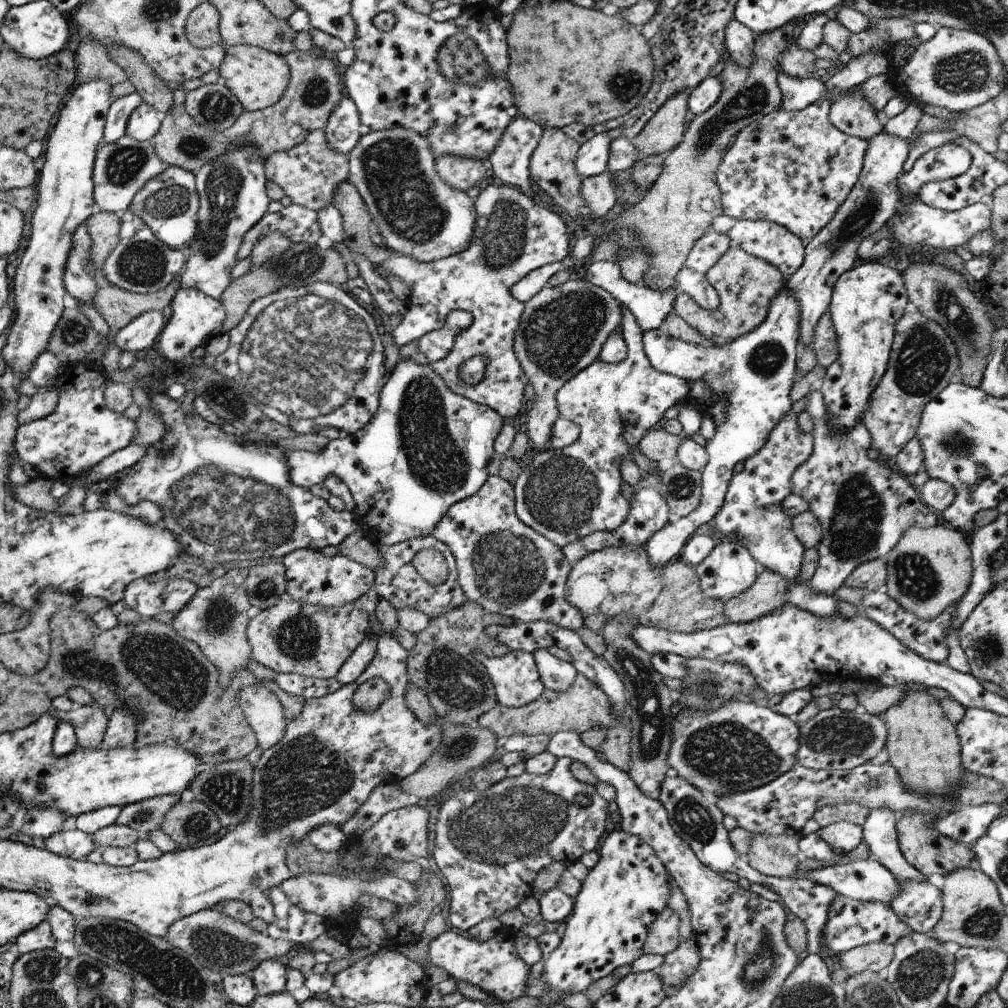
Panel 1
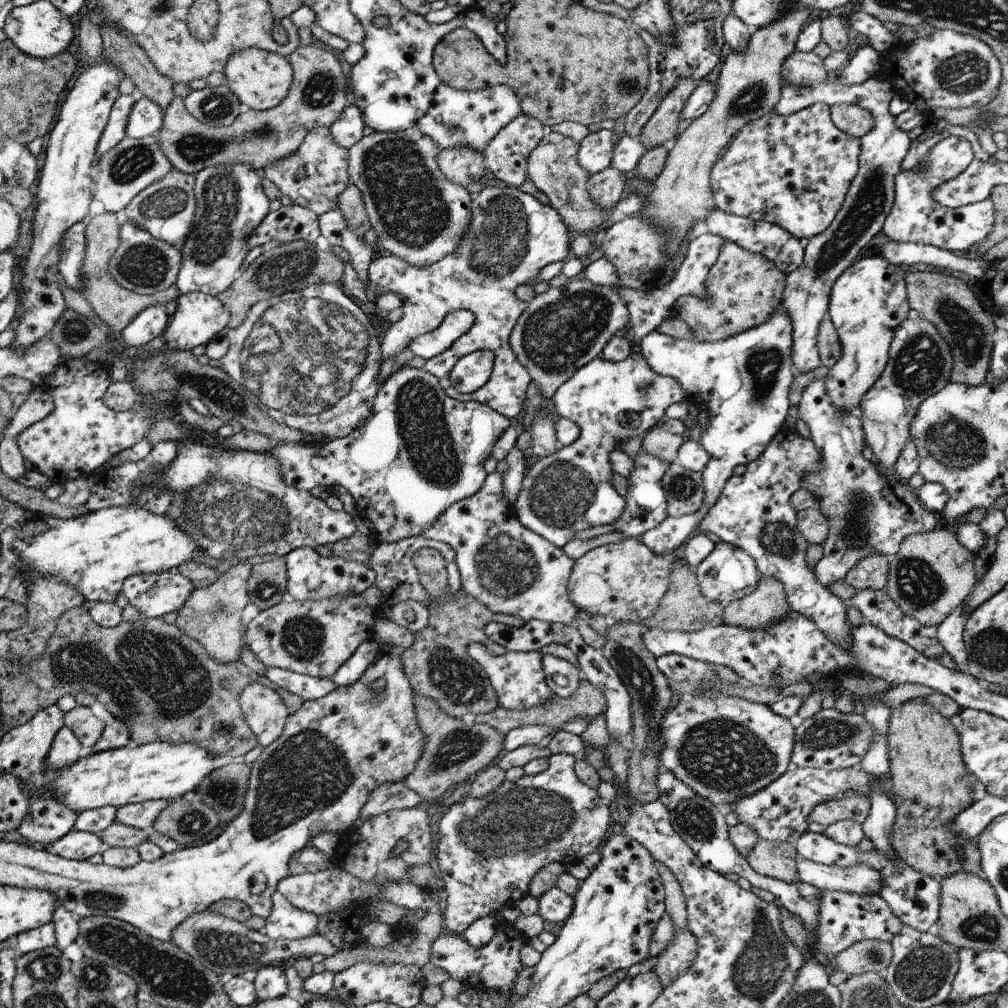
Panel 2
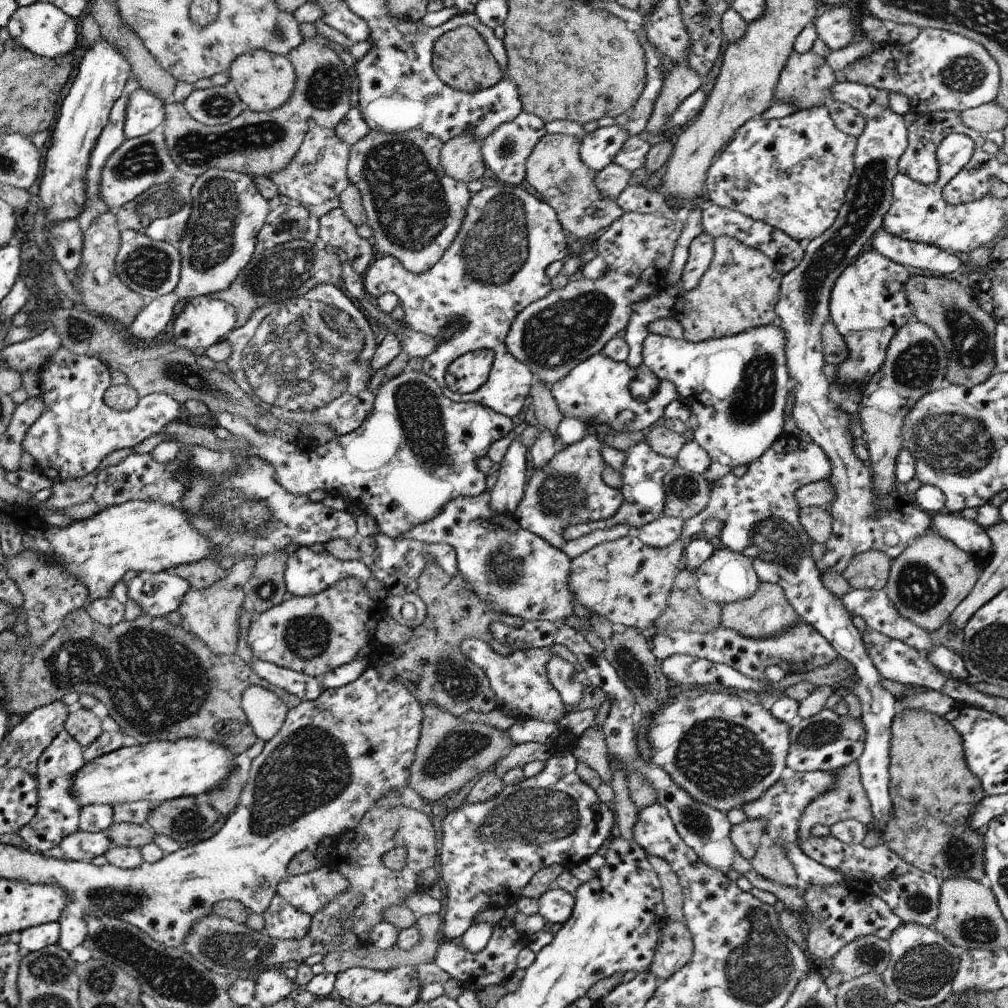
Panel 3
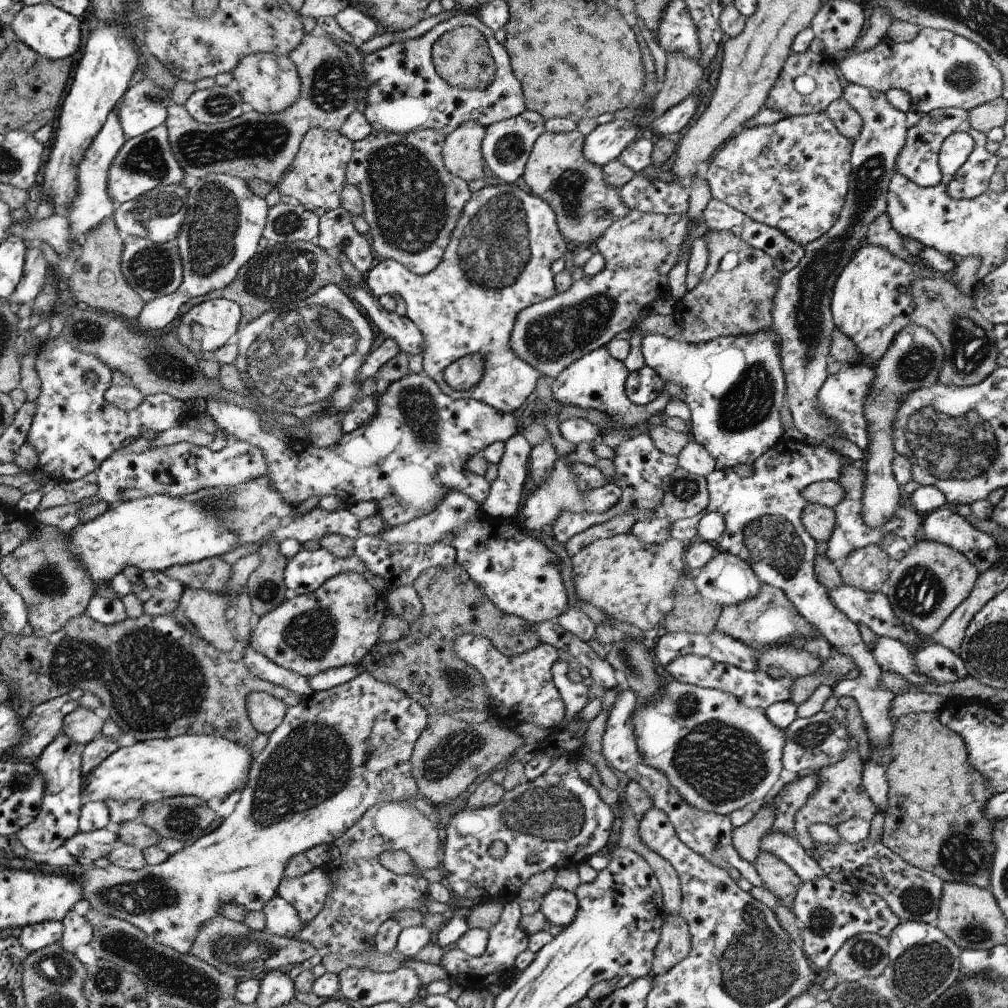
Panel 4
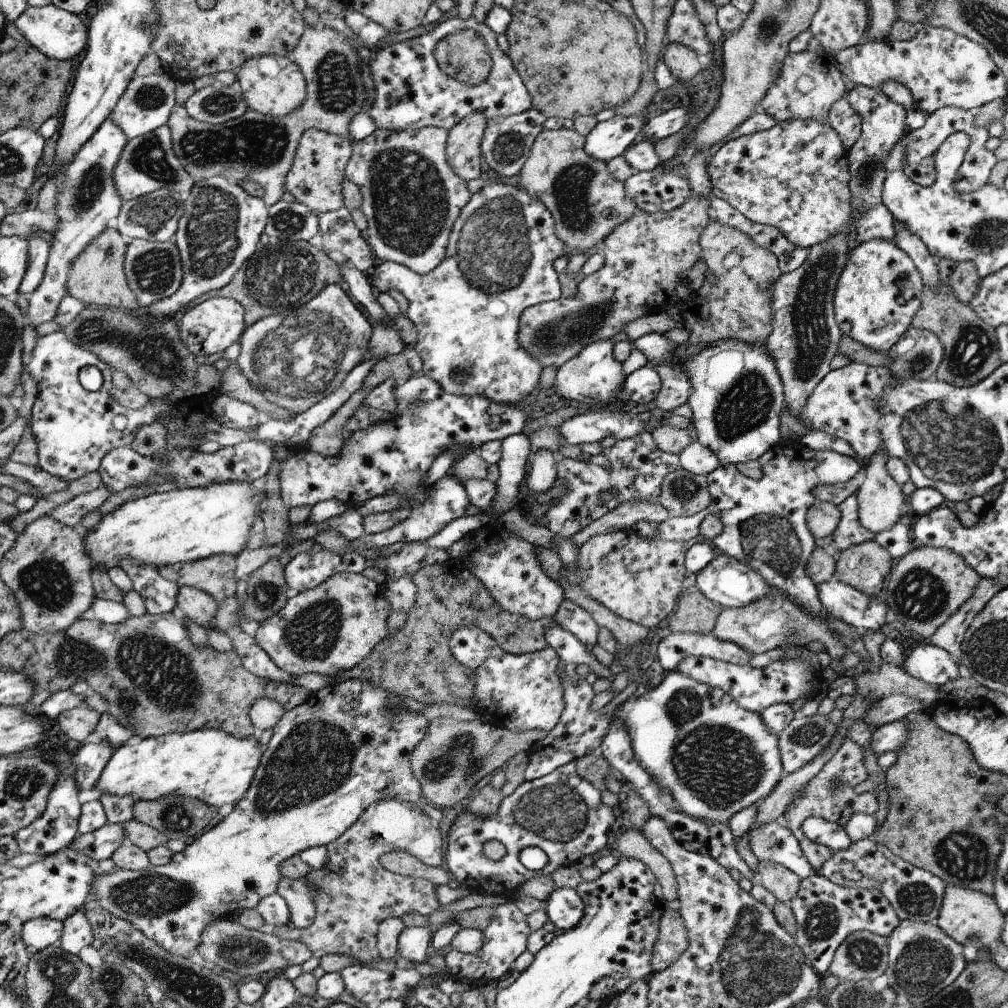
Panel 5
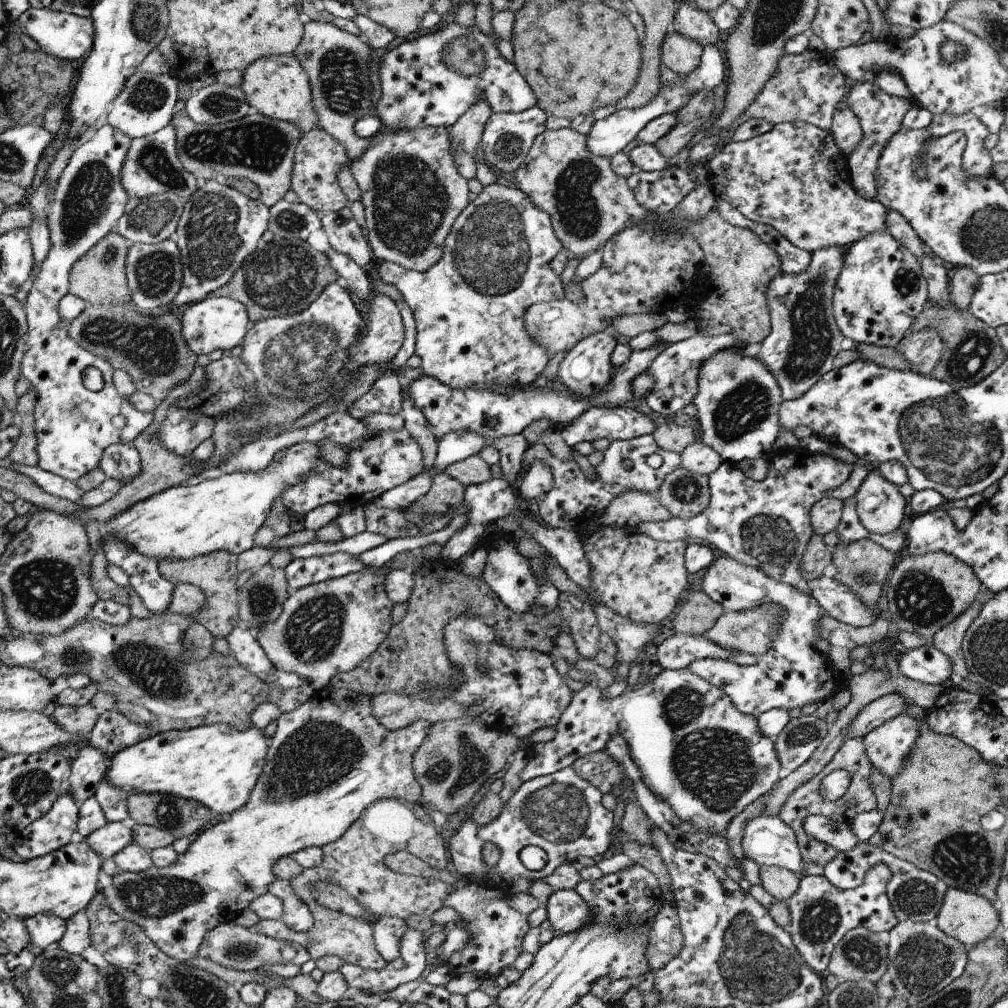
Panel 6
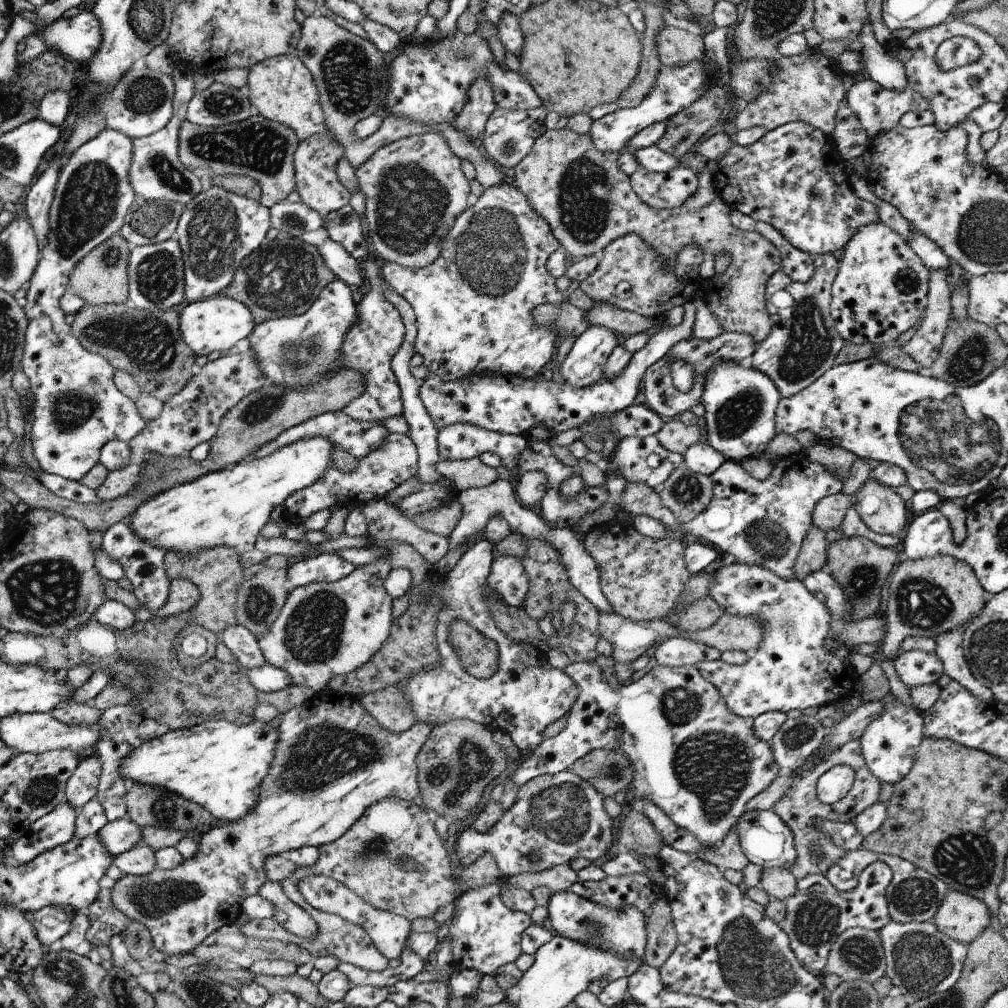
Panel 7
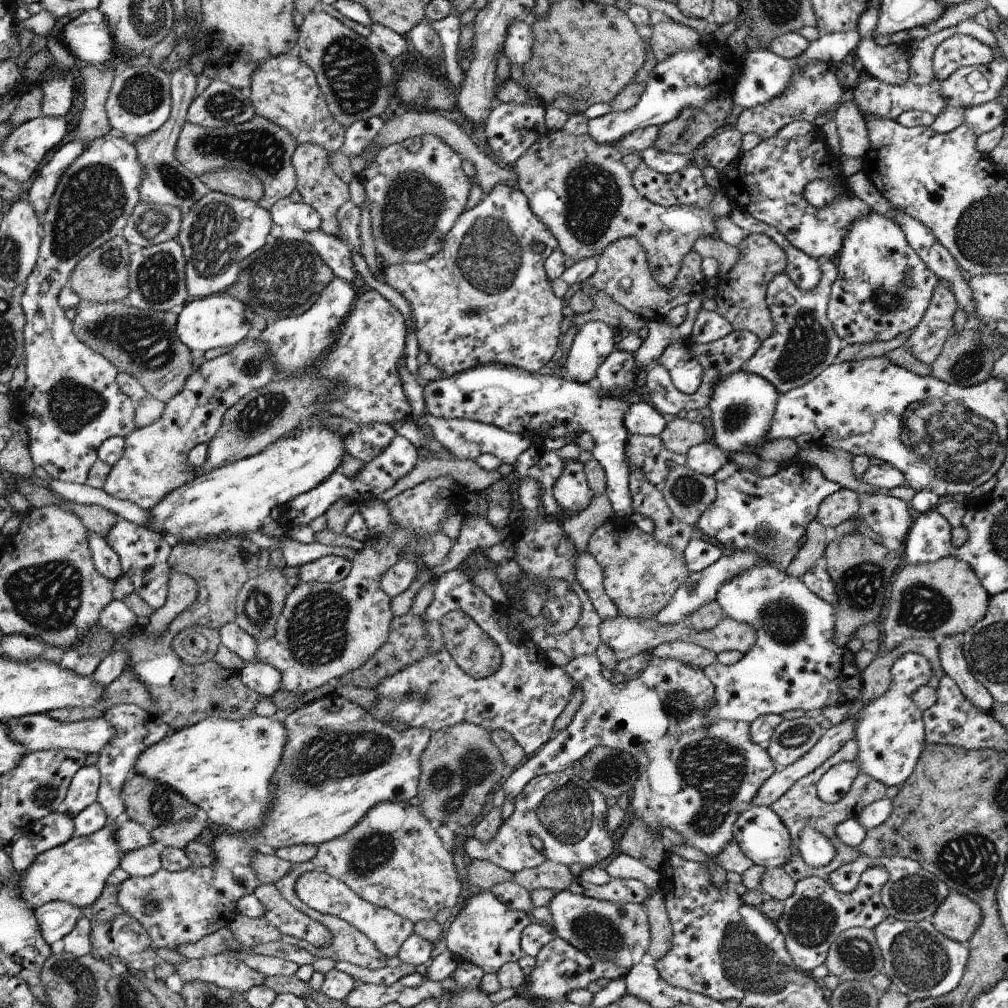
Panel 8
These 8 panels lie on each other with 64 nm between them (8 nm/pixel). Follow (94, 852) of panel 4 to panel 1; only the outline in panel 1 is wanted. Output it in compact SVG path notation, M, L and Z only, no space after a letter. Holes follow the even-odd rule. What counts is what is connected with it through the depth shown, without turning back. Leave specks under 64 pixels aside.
M66 830L44 840L44 849L62 857L86 859L91 852L98 850L92 835L80 830Z

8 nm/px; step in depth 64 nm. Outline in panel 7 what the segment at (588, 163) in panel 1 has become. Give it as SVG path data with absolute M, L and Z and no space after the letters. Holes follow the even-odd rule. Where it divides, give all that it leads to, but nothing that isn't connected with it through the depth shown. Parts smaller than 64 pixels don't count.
M703 60L679 67L662 66L654 88L638 106L627 109L619 108L592 123L589 133L594 148L603 153L618 153L643 128L664 119L670 120L677 112L697 101L712 86L716 85L705 74Z

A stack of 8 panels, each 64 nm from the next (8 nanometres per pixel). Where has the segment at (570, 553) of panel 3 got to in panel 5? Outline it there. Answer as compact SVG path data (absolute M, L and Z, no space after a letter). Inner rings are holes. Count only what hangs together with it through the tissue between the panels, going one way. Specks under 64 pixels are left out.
M634 501L622 503L599 520L588 523L580 532L571 538L577 547L581 547L589 538L612 531L631 531L636 522L645 520L661 523L670 517L664 506L656 501Z

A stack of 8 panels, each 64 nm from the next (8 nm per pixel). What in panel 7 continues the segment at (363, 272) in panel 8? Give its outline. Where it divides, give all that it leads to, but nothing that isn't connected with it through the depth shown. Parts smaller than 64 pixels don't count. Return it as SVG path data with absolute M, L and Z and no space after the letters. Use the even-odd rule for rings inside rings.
M387 290L383 295L390 303L392 303L392 305L394 305L394 307L396 307L400 317L402 318L402 323L404 324L404 342L402 342L402 346L400 346L398 352L391 360L391 369L394 371L399 387L401 388L403 404L403 413L401 415L405 418L405 422L408 425L409 436L417 446L419 454L419 473L416 476L418 476L424 483L445 483L446 485L453 486L454 490L456 490L456 486L454 486L449 478L441 475L435 469L435 460L437 460L439 456L439 442L437 441L438 428L433 423L431 416L428 414L428 411L424 408L424 405L420 400L420 382L418 382L411 374L410 358L415 354L415 342L418 333L414 309L410 304L408 304L408 301L404 300L404 298L402 298L402 296L397 292Z

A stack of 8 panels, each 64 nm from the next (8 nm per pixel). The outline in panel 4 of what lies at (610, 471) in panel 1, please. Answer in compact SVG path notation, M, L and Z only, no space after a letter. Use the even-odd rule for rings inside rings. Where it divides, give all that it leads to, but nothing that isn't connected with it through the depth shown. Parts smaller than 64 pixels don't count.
M599 347L595 351L585 354L580 360L573 362L551 381L553 398L562 406L600 410L618 425L640 427L646 430L658 421L658 412L665 409L671 396L666 391L662 391L658 397L645 405L632 403L624 391L624 383L629 374L623 361L615 359L606 347ZM581 442L576 445L572 453L556 459L551 473L529 494L521 510L517 512L515 520L520 527L553 537L554 523L564 511L577 515L584 513L602 514L620 500L621 488L614 483L606 483L604 486L587 491L581 491L577 487L578 475L573 471L573 466L575 464L595 466L599 456L593 451L593 444L594 442Z

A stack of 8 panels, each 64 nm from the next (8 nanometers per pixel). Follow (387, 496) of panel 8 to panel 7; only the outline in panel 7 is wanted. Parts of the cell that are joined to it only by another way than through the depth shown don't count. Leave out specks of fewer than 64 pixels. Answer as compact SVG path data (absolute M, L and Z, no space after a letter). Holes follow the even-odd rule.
M479 457L461 461L435 460L435 469L456 486L458 492L482 488L499 478L496 469L486 466Z

